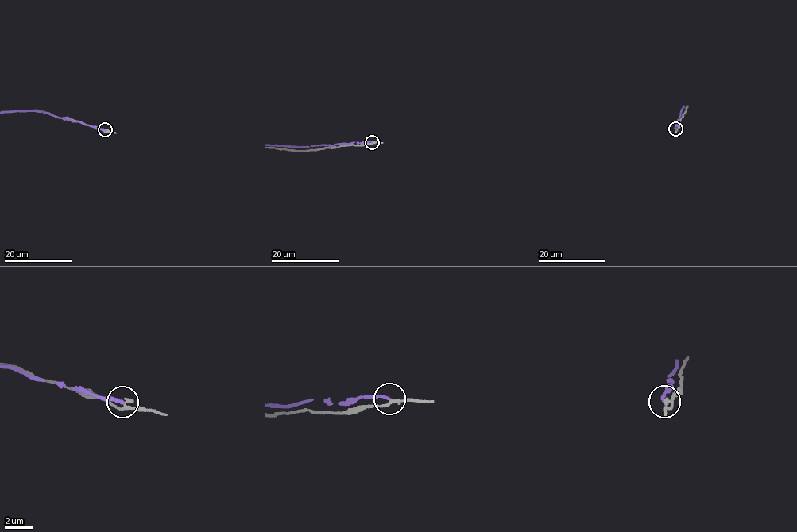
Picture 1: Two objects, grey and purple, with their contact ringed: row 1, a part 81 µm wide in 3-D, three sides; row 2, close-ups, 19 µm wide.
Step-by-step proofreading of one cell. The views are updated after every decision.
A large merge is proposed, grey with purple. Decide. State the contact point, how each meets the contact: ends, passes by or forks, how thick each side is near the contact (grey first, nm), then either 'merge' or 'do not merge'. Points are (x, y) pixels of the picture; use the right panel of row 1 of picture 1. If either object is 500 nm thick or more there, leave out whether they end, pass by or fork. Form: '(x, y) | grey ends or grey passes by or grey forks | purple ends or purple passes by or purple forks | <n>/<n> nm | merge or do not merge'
(675, 129) | grey passes by | purple ends | 170/220 nm | do not merge

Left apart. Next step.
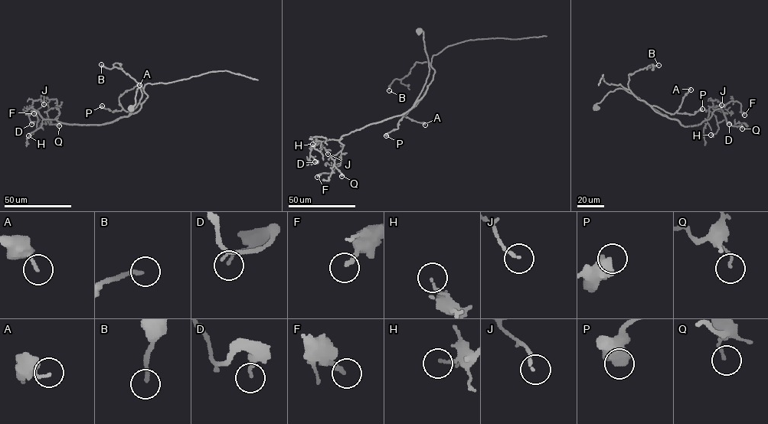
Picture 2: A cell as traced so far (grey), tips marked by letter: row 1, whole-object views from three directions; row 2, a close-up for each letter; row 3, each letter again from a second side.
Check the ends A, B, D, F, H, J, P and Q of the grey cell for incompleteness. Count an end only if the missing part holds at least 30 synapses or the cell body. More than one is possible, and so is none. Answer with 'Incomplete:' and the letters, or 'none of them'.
Incomplete: B

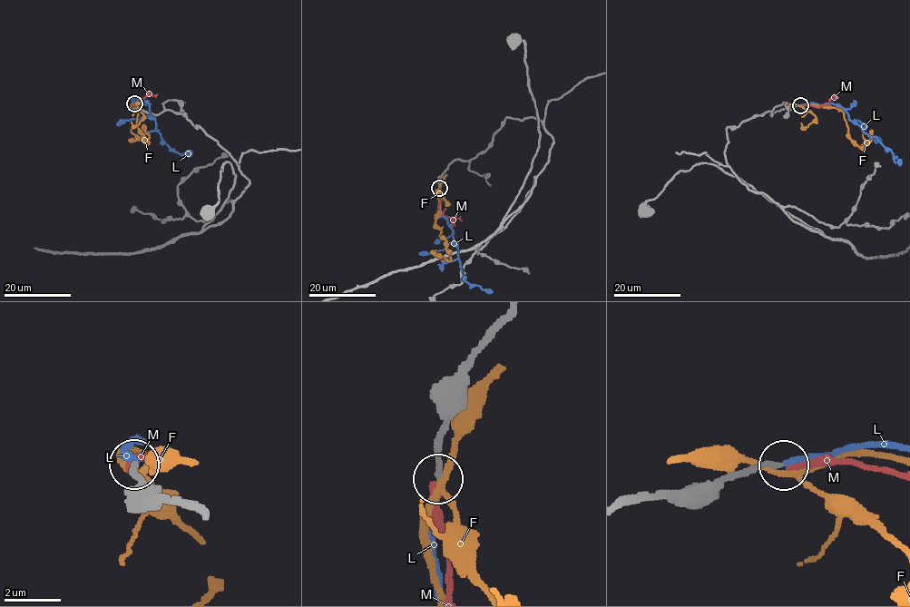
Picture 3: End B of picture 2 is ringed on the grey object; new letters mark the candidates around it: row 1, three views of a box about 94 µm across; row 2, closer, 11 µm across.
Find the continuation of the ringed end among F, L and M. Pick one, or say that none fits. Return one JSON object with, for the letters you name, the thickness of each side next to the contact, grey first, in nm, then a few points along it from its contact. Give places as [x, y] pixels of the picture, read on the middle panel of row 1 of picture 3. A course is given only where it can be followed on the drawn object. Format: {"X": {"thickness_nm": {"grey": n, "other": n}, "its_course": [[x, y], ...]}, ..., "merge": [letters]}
{"L": {"thickness_nm": {"grey": 190, "other": 240}}, "merge": ["L"]}

